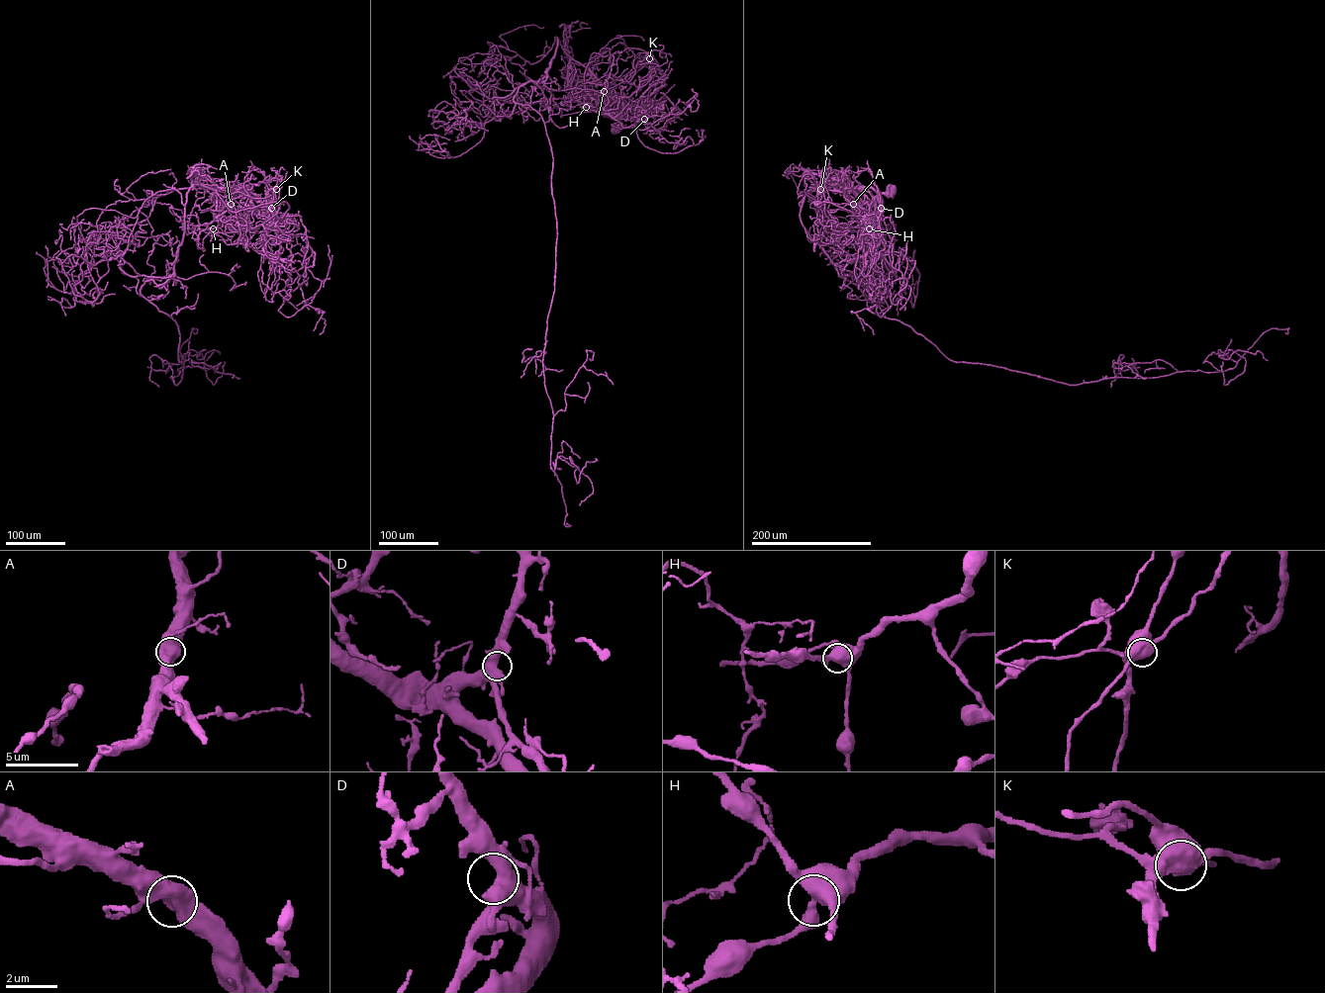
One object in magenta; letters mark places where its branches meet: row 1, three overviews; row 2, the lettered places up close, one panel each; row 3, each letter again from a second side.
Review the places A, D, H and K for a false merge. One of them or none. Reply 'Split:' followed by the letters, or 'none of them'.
Split: K

